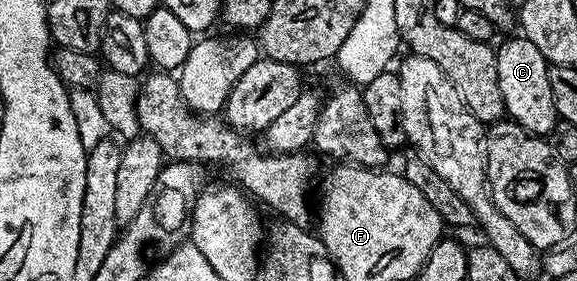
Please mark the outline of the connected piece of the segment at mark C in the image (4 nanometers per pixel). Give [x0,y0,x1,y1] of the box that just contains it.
[495,37,557,136]

